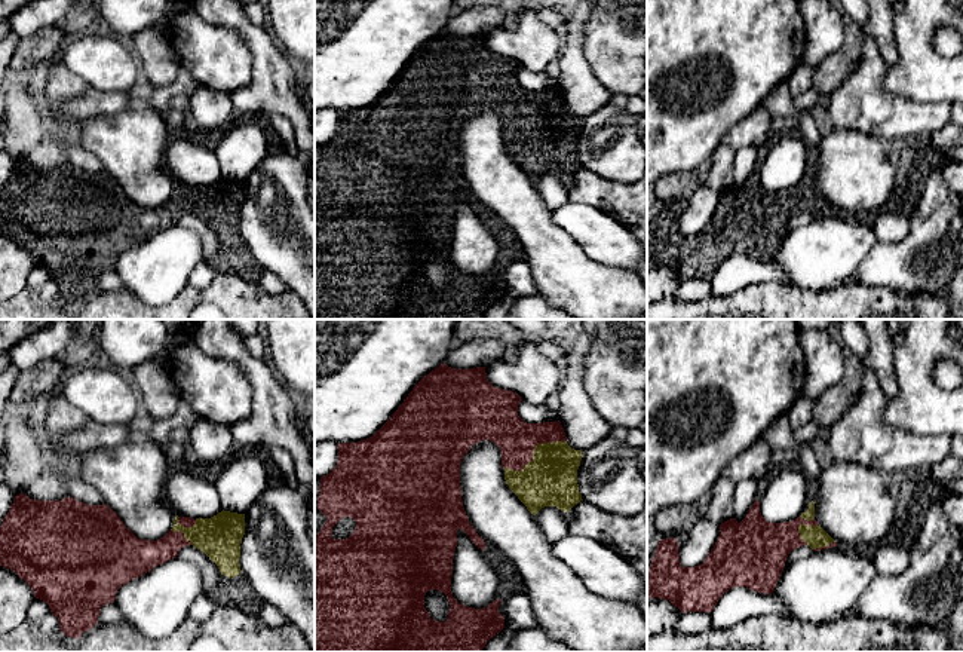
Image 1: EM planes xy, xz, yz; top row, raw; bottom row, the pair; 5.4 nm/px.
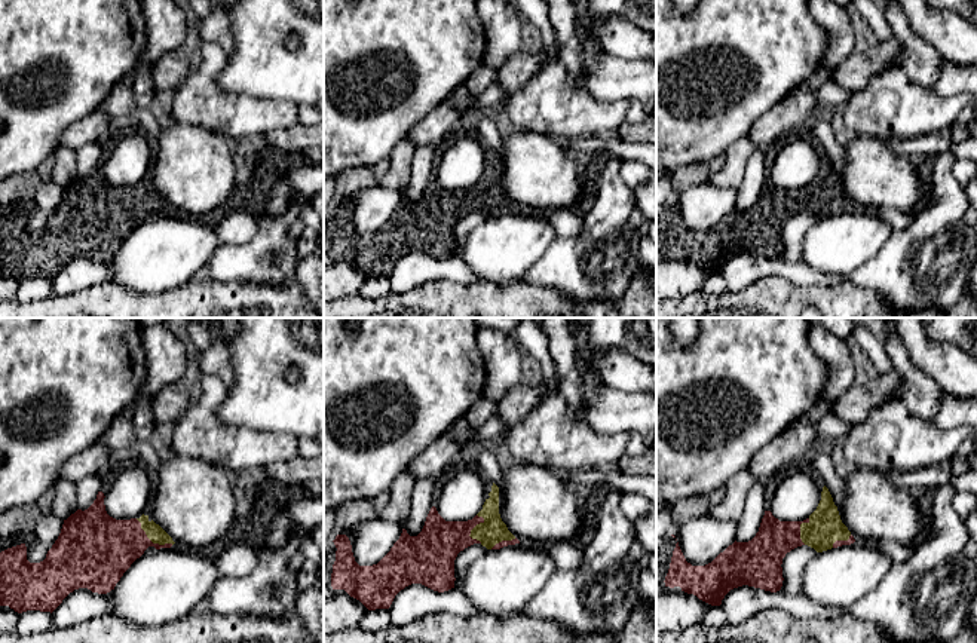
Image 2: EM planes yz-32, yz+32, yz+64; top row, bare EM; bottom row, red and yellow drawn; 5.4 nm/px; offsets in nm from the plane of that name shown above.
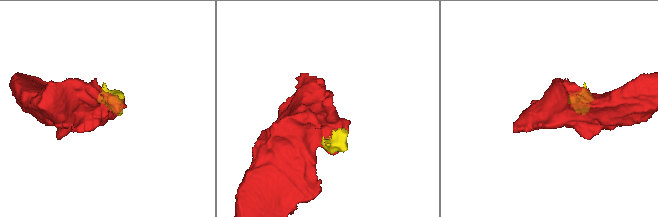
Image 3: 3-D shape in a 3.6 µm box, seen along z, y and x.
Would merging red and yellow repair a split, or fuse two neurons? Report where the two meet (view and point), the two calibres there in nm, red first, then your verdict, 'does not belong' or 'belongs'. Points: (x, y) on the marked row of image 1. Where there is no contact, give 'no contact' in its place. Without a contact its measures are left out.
contact xz (531, 453); calibres 220 and 280 nm; belongs

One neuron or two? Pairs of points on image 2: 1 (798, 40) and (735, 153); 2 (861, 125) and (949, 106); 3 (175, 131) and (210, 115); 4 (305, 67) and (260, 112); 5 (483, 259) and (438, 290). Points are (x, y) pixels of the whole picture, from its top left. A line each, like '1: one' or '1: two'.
1: two
2: one
3: two
4: two
5: two

